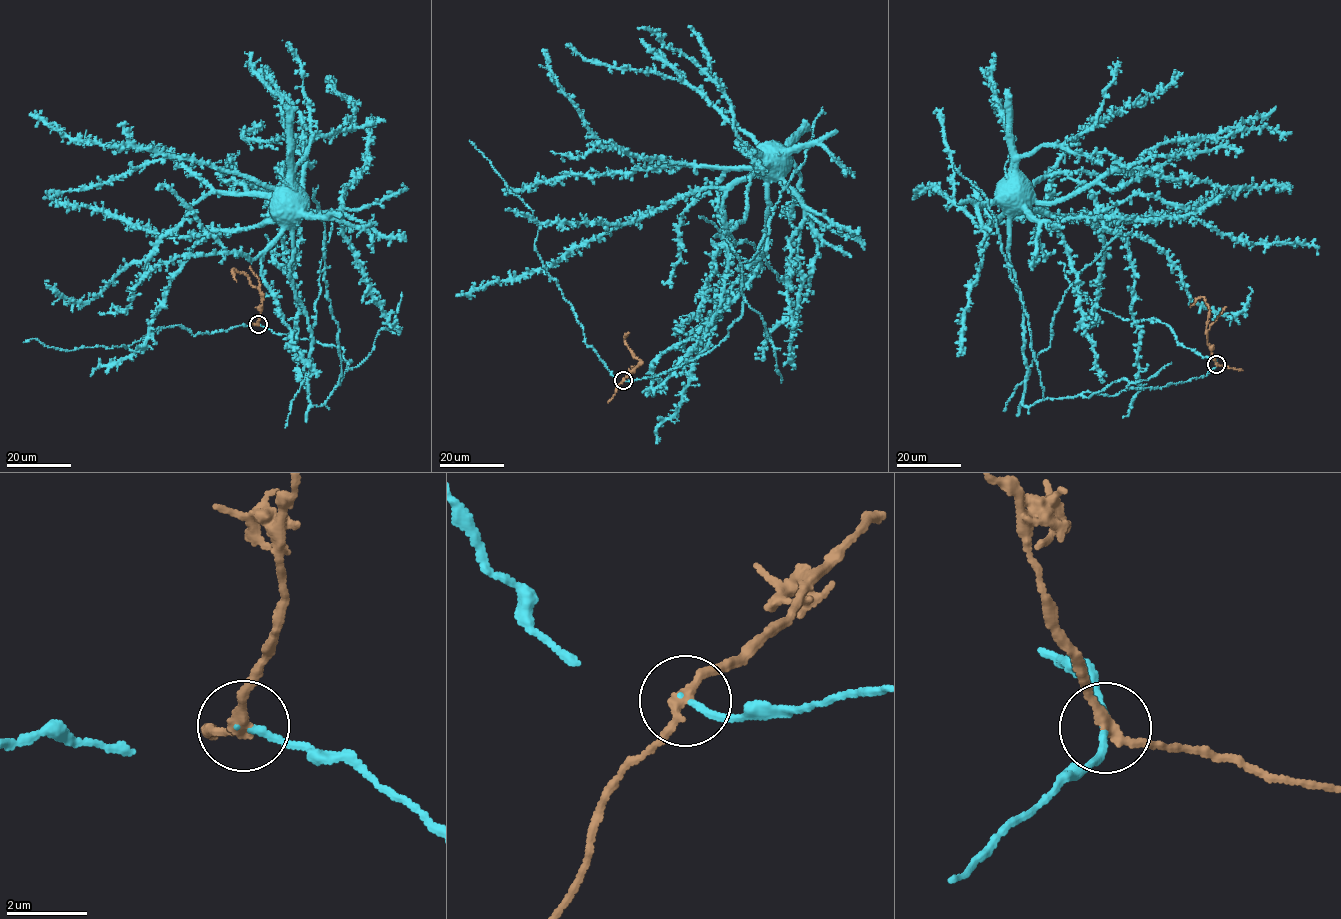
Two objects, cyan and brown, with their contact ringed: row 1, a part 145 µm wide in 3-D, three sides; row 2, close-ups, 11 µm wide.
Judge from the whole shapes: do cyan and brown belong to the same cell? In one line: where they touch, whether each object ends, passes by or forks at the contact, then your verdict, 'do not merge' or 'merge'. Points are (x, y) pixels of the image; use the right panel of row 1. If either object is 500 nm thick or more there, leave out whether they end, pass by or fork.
place (1216, 364); cyan ends; brown passes by; do not merge

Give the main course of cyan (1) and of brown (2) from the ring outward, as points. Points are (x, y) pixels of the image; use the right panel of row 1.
1: (1216, 364), (1205, 375), (1162, 387), (1082, 392), (1024, 406), (1024, 309), (1009, 261), (1005, 201)
2: (1217, 364), (1207, 344), (1209, 309), (1203, 297), (1198, 298), (1190, 308)

